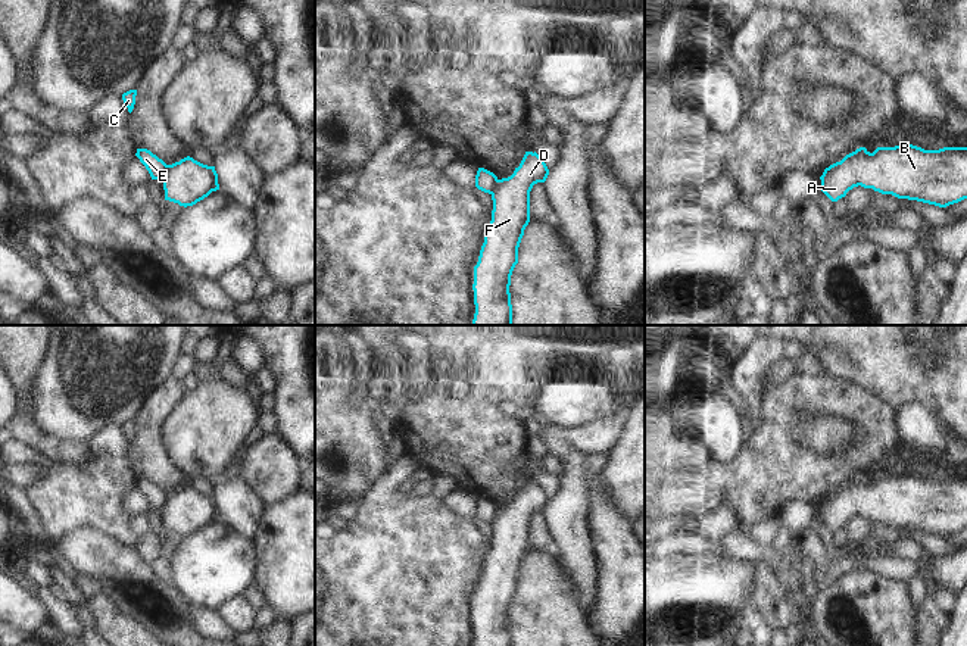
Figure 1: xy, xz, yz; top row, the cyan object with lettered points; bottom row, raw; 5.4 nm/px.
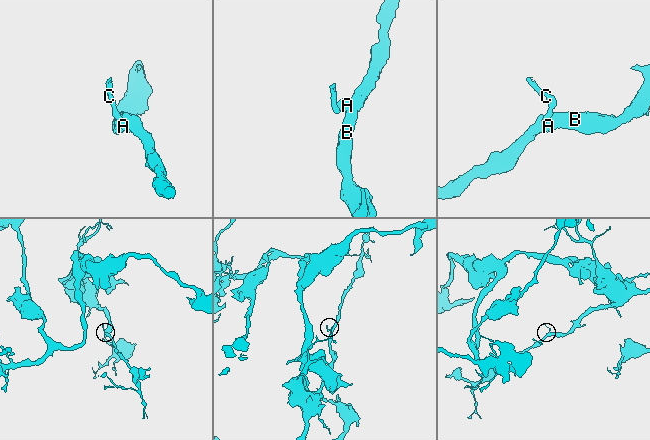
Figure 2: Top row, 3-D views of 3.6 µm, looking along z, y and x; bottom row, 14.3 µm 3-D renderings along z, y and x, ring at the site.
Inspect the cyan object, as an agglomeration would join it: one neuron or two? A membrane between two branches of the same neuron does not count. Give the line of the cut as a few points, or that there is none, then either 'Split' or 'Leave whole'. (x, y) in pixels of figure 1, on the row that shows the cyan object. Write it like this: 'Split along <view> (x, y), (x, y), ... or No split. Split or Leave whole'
Split along xy (168, 165), (167, 175), (162, 180). Split

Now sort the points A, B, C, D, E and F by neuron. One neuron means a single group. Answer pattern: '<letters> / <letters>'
A B D F / C E

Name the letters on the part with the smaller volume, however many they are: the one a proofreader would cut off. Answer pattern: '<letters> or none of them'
C, E

